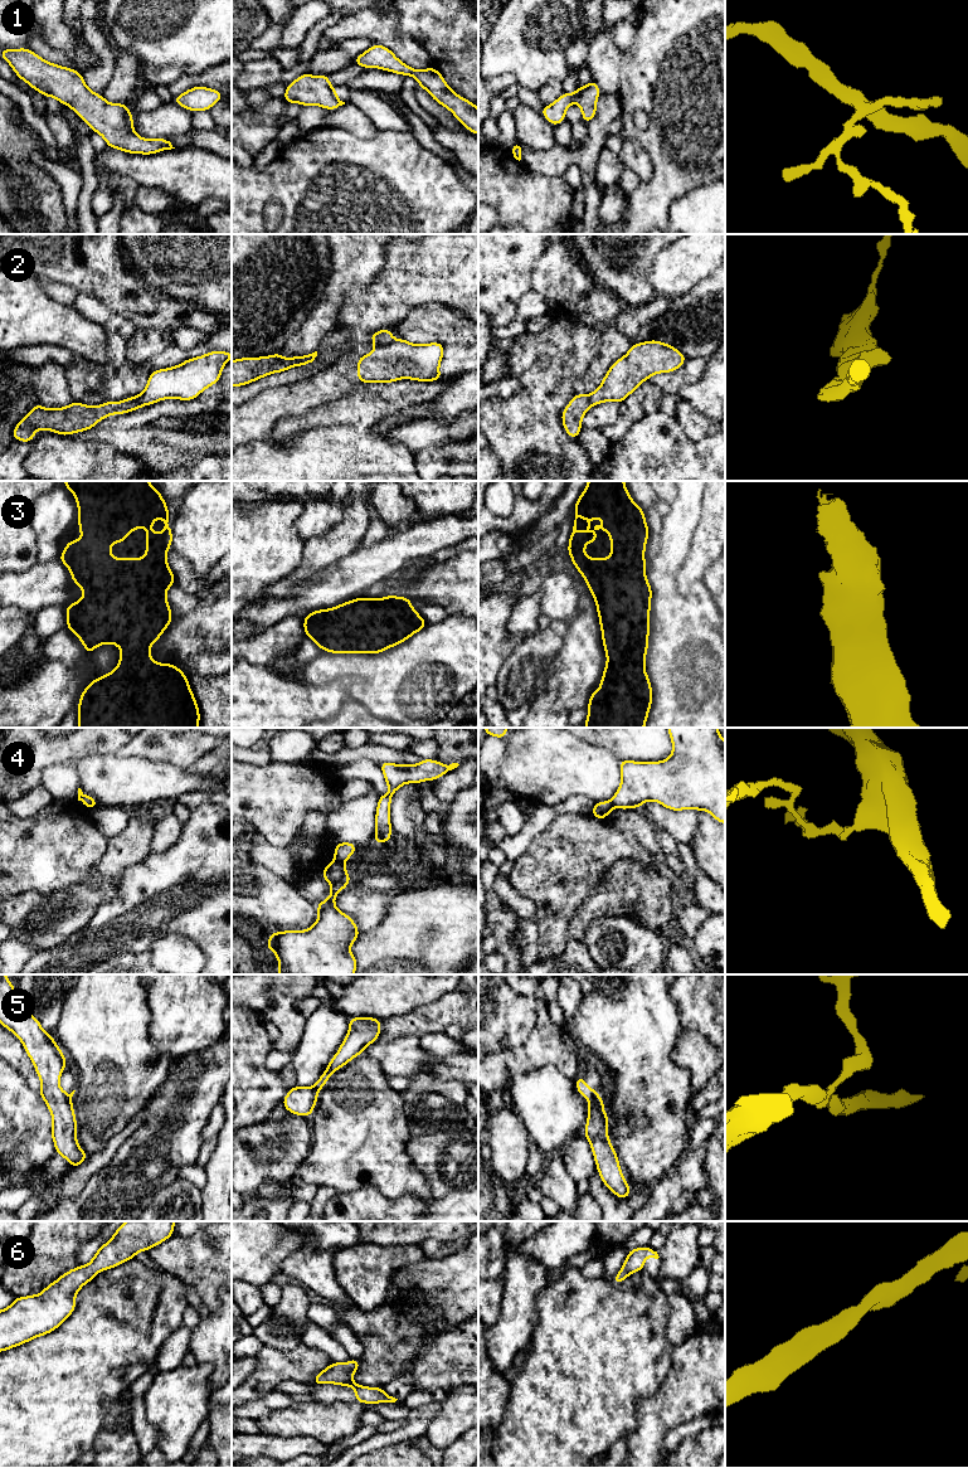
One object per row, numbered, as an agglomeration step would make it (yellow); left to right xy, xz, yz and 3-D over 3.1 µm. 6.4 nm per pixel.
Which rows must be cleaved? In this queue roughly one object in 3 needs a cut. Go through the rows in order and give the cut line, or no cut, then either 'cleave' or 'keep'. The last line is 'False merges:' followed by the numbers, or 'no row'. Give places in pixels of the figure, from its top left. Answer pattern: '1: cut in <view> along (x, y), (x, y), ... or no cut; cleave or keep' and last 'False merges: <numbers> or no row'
1: no cut; keep
2: cut in xz along (394, 340), (377, 346); cleave
3: no cut; keep
4: cut in xz along (335, 858), (343, 863); cleave
5: cut in yz along (597, 1094), (589, 1102); cleave
6: no cut; keep
False merges: 2, 4, 5

